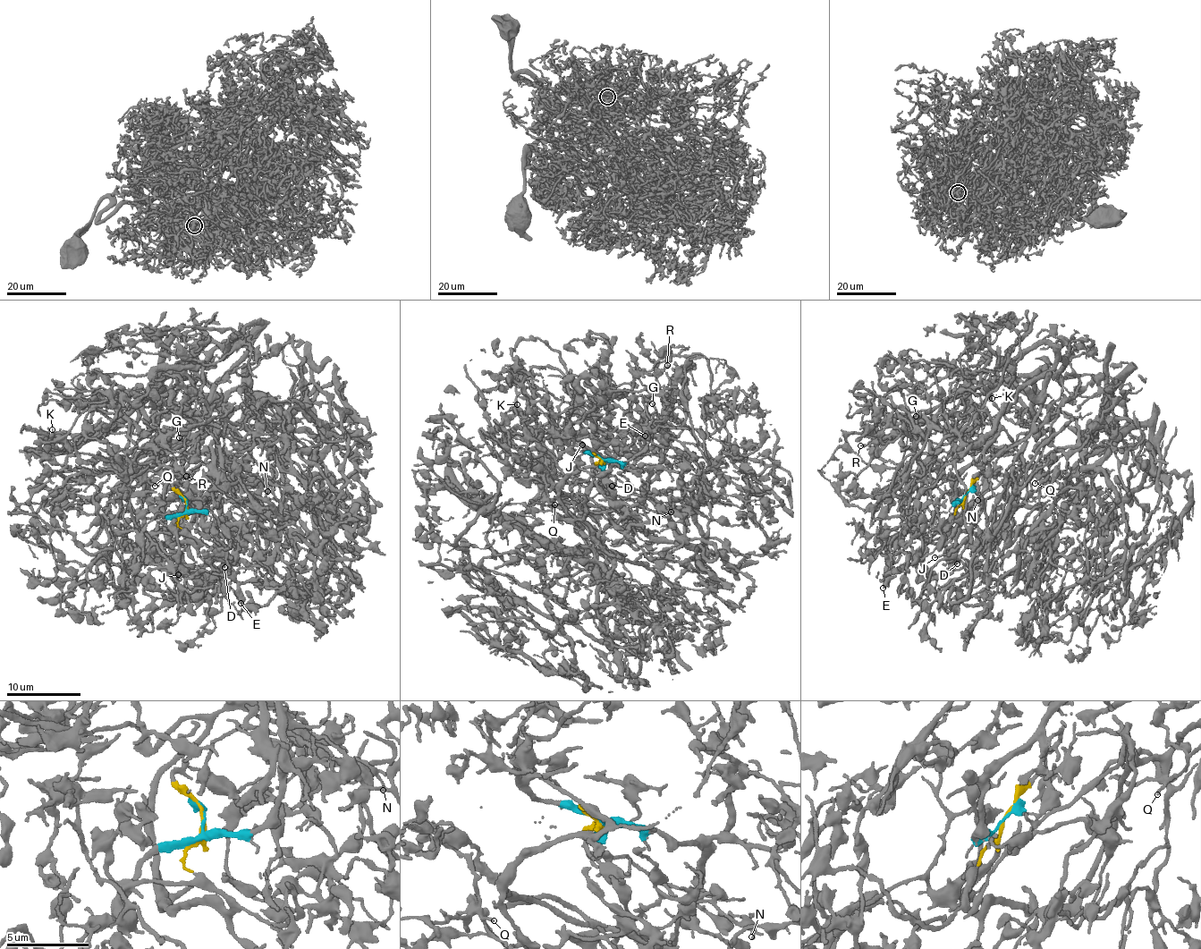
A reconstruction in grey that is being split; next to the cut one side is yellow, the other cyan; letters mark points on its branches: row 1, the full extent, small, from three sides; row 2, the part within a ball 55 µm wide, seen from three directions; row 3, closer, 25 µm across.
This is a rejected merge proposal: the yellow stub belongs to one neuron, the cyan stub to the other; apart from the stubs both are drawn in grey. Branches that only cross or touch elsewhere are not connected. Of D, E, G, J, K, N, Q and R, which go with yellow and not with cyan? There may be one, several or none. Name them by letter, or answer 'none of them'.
D, E, J, K, N, Q

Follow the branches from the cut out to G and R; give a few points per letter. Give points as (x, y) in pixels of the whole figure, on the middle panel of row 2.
G: (603, 461), (647, 469), (645, 493), (684, 545), (633, 521), (603, 481), (617, 455), (666, 426), (652, 402)
R: (603, 461), (647, 469), (645, 493), (684, 545), (633, 521), (603, 481), (632, 450), (633, 383), (668, 365)

